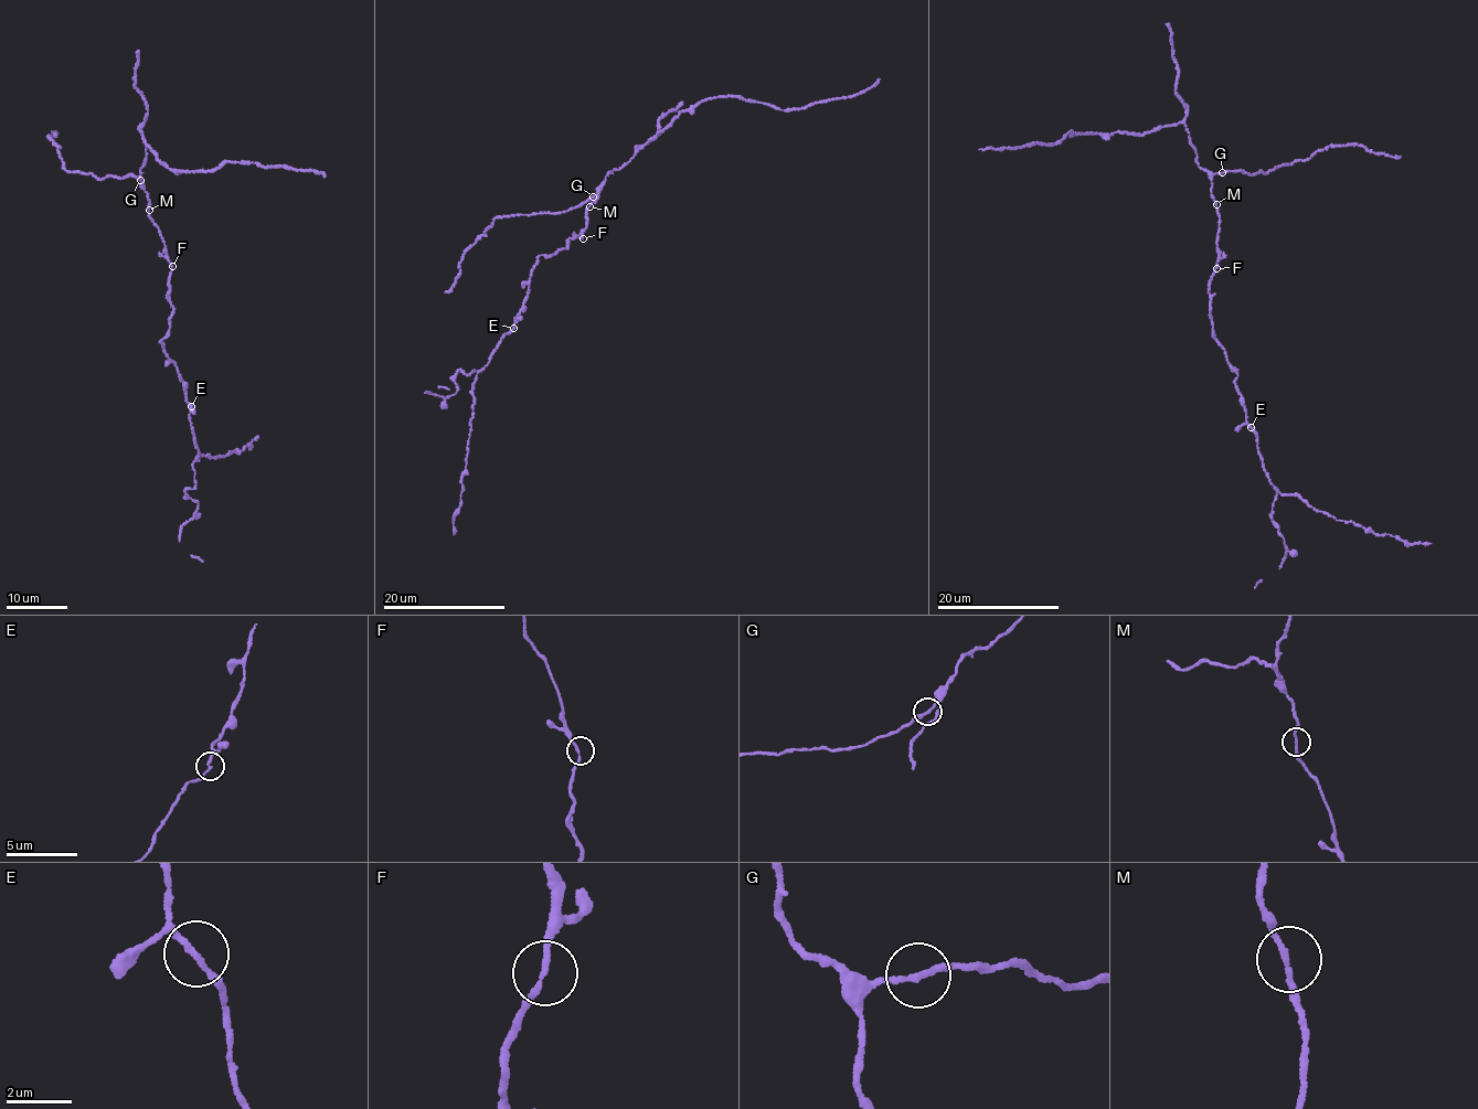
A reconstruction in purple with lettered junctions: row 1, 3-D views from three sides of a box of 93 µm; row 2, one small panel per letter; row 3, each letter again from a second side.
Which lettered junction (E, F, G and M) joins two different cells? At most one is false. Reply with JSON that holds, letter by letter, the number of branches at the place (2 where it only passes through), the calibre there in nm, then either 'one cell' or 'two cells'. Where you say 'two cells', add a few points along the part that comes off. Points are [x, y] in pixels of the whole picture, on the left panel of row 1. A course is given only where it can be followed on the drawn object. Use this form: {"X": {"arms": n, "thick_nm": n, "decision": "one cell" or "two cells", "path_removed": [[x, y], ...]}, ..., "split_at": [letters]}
{"E": {"arms": 2, "thick_nm": 170, "decision": "one cell"}, "F": {"arms": 2, "thick_nm": 170, "decision": "one cell"}, "G": {"arms": 2, "thick_nm": 180, "decision": "one cell"}, "M": {"arms": 2, "thick_nm": 160, "decision": "one cell"}, "split_at": []}

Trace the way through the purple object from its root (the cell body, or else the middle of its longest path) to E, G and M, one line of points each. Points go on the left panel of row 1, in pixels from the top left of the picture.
E: (167, 255), (172, 267), (167, 299), (172, 315), (169, 333), (160, 343), (176, 364), (185, 401), (191, 406)
G: (167, 255), (158, 226), (149, 216), (148, 193), (140, 180)
M: (167, 255), (165, 241), (149, 210)

